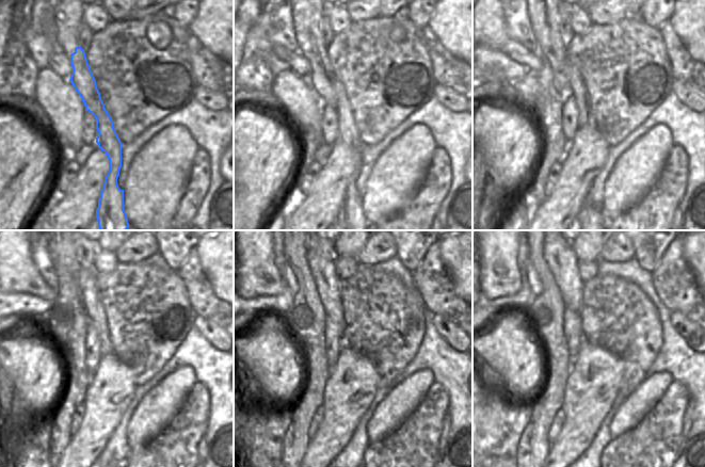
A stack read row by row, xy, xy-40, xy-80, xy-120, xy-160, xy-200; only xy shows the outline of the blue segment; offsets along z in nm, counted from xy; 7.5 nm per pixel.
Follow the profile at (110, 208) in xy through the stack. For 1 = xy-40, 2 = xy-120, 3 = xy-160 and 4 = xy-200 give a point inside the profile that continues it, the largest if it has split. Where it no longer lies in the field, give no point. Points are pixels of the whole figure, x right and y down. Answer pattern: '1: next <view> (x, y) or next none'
1: next xy-40 (331, 91)
2: next xy-120 (90, 296)
3: next xy-160 (329, 285)
4: next xy-200 (558, 253)

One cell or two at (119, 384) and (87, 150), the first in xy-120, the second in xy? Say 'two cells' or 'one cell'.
two cells

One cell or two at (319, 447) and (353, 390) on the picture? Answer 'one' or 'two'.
one

